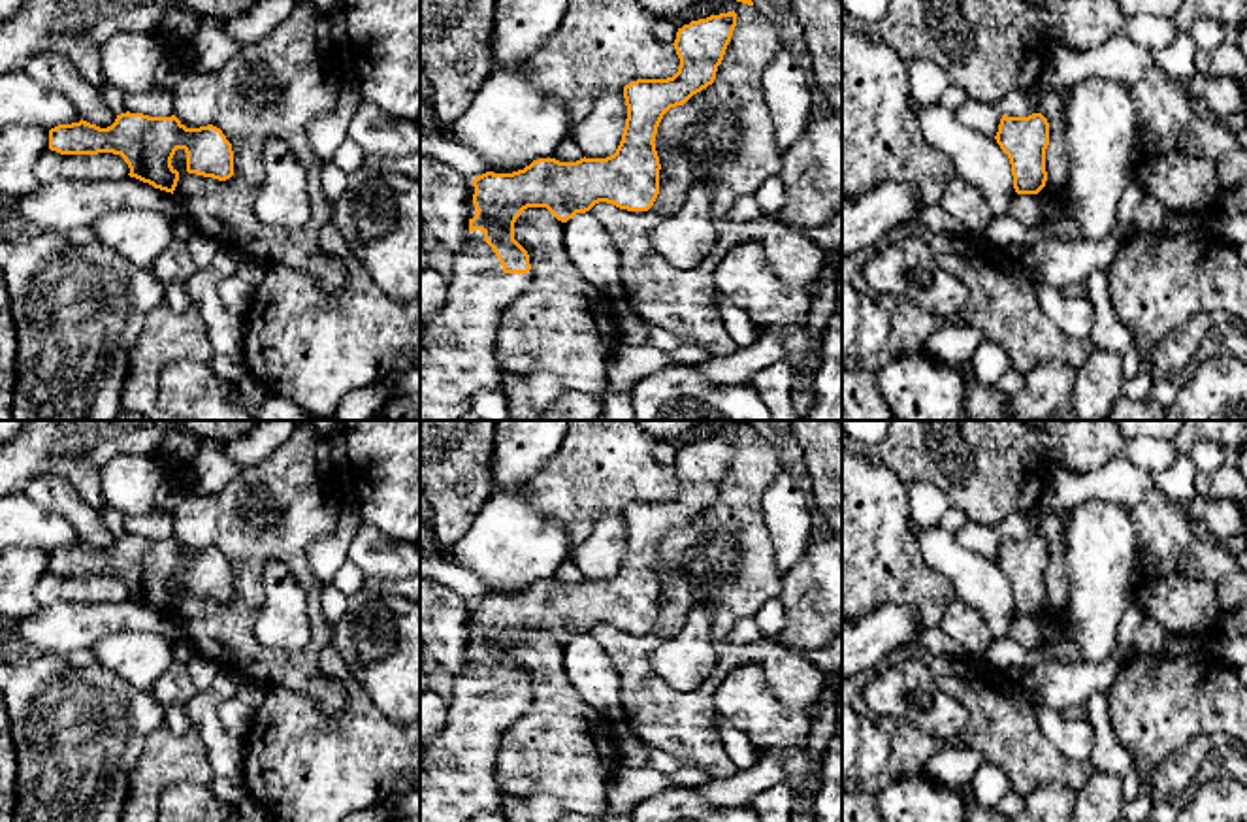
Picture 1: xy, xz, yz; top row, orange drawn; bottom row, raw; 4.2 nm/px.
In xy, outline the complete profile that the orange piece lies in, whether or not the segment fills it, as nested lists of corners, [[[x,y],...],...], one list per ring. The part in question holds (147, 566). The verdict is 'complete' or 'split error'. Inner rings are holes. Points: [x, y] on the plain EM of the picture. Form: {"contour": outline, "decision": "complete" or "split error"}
{"contour": [[[121,535],[107,551],[87,543],[49,552],[49,571],[60,577],[121,577],[130,600],[171,615],[179,594],[171,588],[177,571],[186,575],[186,594],[226,603],[234,598],[234,573],[220,551],[186,551],[175,537]]], "decision": "complete"}

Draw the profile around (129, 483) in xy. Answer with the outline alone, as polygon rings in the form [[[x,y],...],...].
[[[113,456],[102,468],[102,492],[109,505],[124,515],[147,515],[156,509],[156,490],[170,466],[153,456]]]

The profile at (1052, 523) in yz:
[[[1040,500],[1032,501],[1030,517],[1049,545],[1049,567],[1045,571],[1045,609],[1036,616],[1042,624],[1051,622],[1064,626],[1070,605],[1070,586],[1064,569],[1064,532],[1070,518],[1070,509],[1057,509],[1044,505]]]

